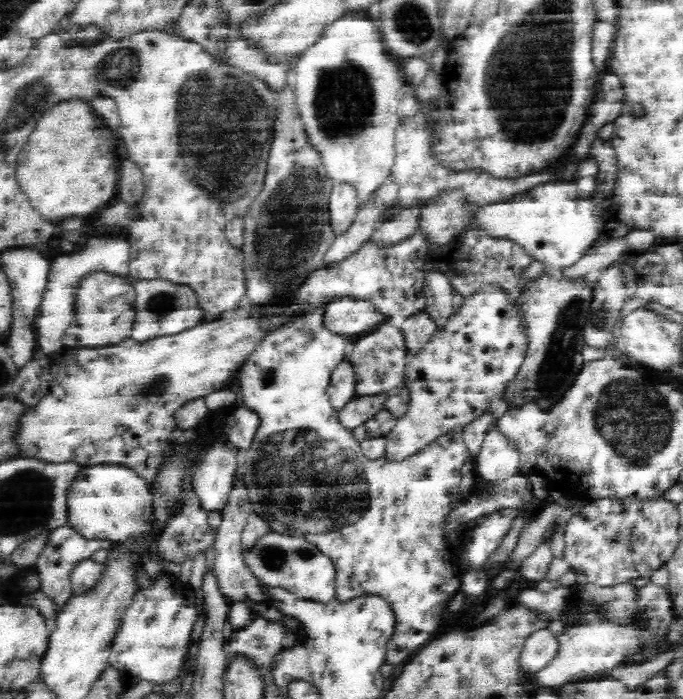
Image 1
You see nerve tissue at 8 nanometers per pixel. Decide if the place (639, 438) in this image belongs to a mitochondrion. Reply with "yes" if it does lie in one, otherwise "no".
yes

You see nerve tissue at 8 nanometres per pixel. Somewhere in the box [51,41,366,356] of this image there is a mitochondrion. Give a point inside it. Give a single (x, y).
(122, 71)

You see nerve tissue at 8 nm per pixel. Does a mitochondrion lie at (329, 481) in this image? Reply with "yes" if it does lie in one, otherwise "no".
yes

